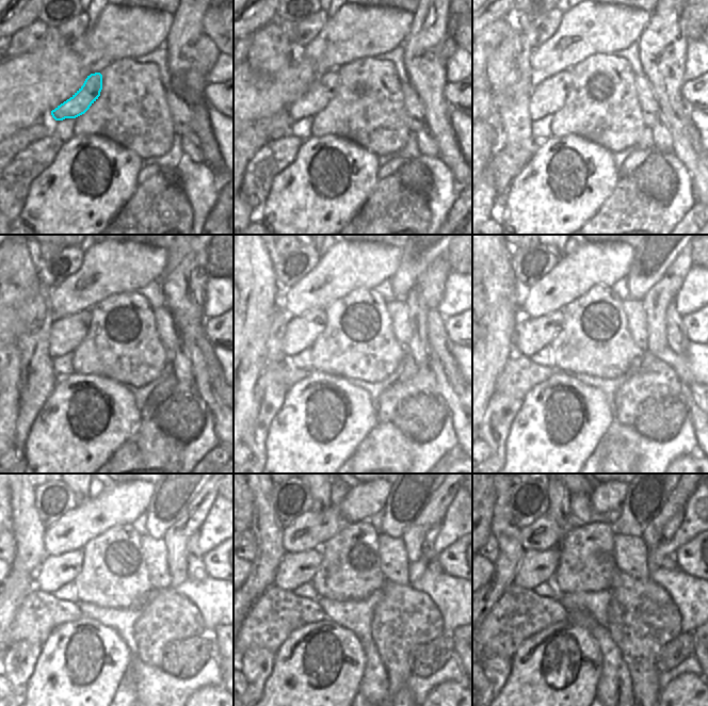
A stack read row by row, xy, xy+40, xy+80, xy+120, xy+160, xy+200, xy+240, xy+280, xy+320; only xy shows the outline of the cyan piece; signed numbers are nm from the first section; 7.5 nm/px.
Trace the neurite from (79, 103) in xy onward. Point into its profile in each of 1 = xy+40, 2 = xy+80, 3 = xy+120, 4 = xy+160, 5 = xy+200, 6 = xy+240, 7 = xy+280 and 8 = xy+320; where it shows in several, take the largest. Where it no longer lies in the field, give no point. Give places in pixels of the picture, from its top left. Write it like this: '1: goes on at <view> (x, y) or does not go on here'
1: goes on at xy+40 (325, 86)
2: goes on at xy+80 (547, 97)
3: goes on at xy+120 (67, 333)
4: goes on at xy+160 (301, 333)
5: goes on at xy+200 (535, 334)
6: goes on at xy+240 (54, 572)
7: goes on at xy+280 (294, 570)
8: goes on at xy+320 (536, 567)

